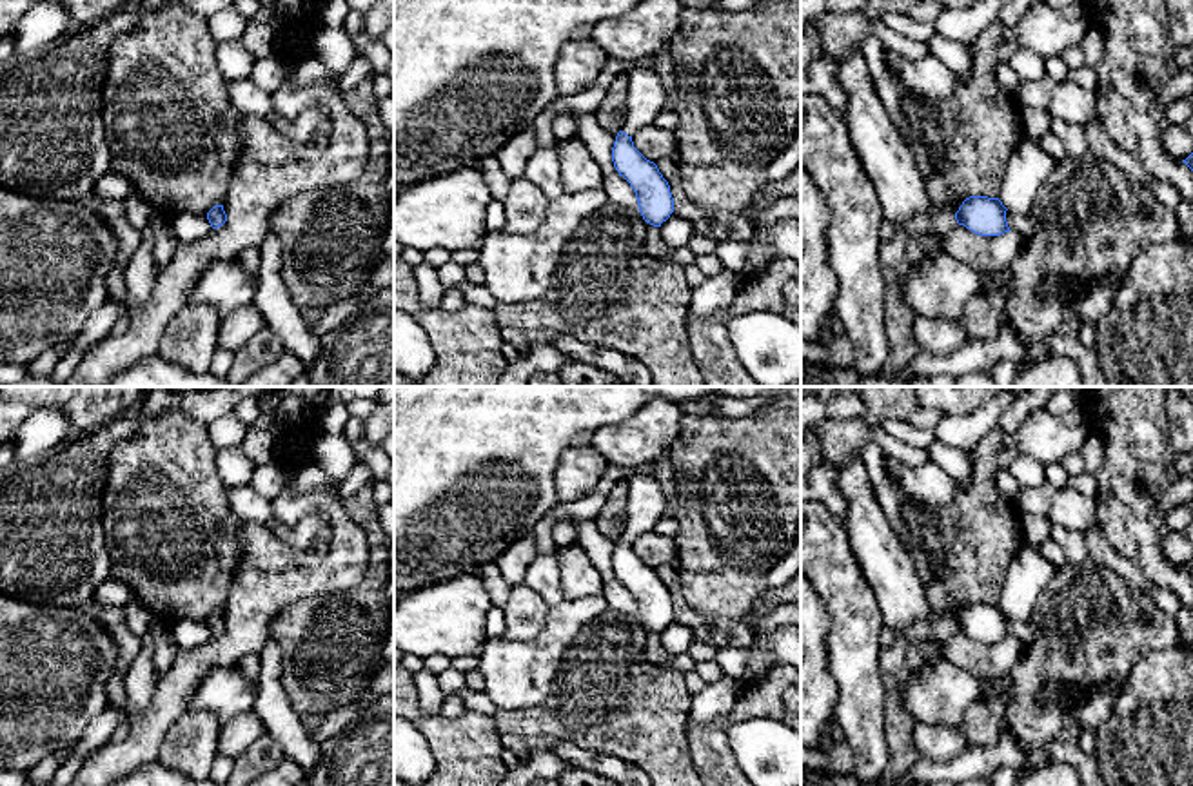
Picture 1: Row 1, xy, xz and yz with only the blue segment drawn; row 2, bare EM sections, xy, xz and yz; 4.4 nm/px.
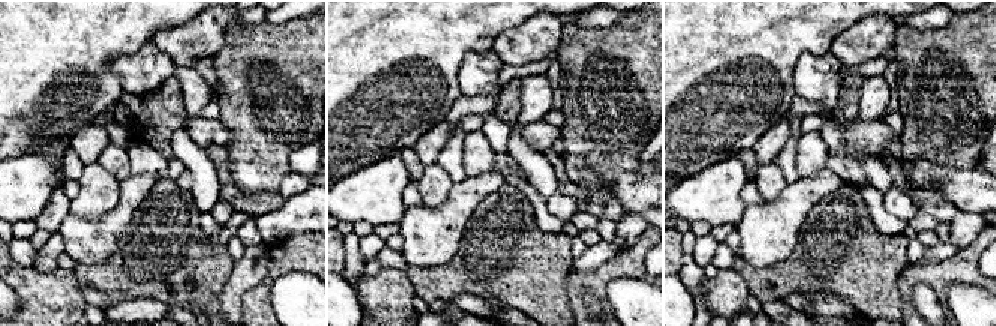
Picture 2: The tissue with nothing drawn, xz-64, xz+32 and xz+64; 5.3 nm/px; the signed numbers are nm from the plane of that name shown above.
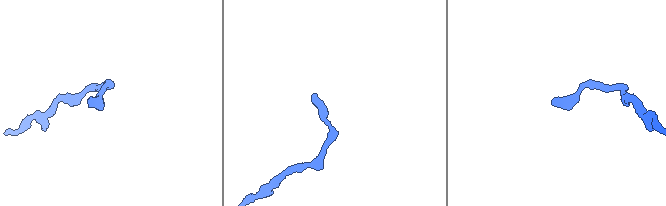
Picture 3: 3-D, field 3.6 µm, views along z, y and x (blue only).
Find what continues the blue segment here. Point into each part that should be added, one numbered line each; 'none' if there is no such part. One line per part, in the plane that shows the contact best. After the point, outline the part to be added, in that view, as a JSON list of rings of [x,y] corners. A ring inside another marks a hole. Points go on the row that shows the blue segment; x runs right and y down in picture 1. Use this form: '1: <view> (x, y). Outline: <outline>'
1: xz (645, 95). Outline: [[[632,67],[626,73],[626,116],[621,131],[634,136],[654,123],[665,107],[666,93],[659,74],[650,67]]]

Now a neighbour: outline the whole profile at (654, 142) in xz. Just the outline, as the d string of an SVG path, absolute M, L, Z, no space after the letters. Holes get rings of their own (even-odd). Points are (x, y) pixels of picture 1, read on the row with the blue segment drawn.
M656 123L645 125L632 136L634 147L650 162L672 158L677 152L677 140L672 131Z

